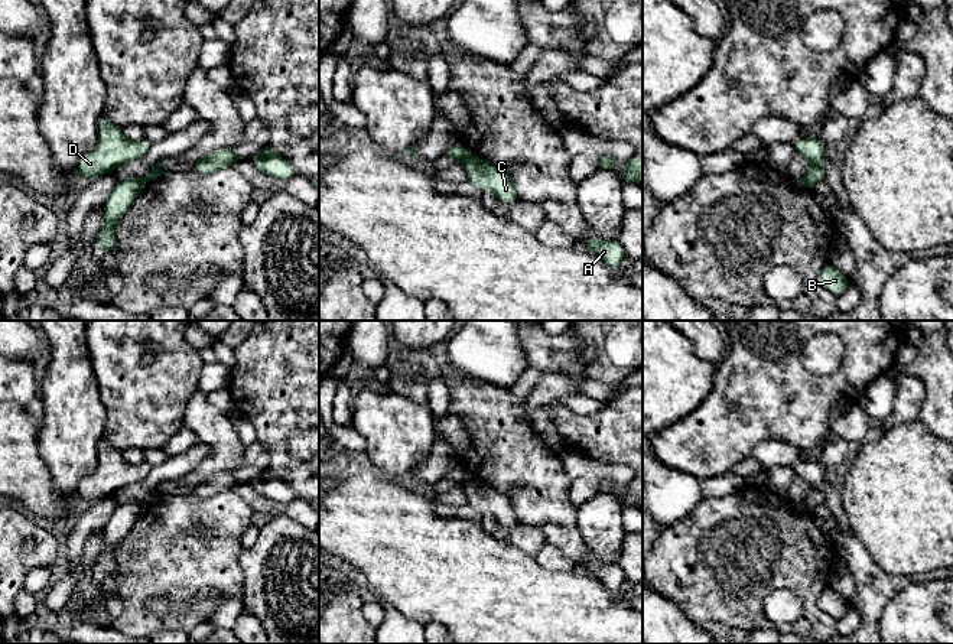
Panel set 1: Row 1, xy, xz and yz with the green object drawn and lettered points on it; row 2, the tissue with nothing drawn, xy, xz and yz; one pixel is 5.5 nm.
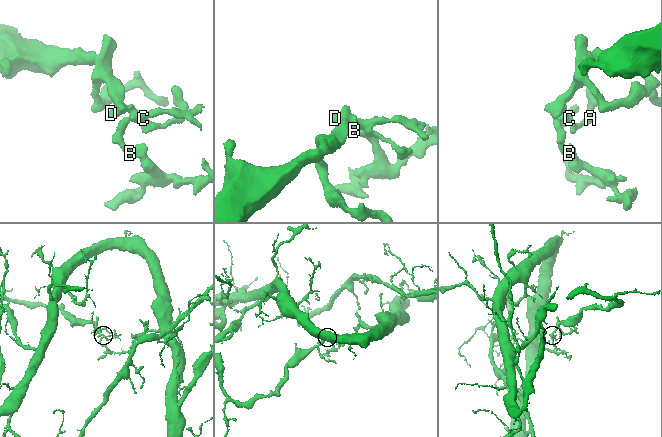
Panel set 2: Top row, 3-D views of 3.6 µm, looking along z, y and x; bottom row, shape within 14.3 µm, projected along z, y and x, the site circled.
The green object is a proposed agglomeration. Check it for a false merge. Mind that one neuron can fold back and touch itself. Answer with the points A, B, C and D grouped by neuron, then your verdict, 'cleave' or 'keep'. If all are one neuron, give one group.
A C D / B | cleave

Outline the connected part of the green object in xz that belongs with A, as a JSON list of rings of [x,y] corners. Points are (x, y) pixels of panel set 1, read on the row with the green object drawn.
[[[588,237],[580,241],[580,245],[586,247],[589,251],[595,253],[602,261],[605,261],[612,269],[621,269],[621,261],[625,256],[624,247],[618,240],[604,241],[598,237]]]

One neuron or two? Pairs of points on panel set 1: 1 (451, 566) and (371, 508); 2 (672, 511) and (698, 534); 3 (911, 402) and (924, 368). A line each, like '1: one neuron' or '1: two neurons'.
1: one neuron
2: two neurons
3: two neurons

